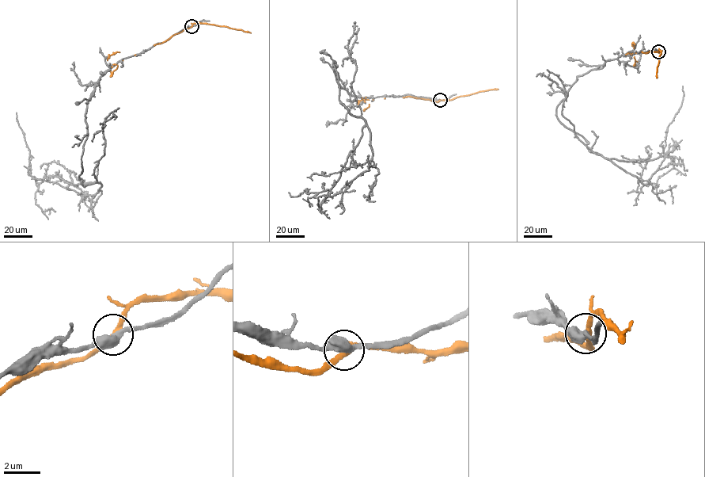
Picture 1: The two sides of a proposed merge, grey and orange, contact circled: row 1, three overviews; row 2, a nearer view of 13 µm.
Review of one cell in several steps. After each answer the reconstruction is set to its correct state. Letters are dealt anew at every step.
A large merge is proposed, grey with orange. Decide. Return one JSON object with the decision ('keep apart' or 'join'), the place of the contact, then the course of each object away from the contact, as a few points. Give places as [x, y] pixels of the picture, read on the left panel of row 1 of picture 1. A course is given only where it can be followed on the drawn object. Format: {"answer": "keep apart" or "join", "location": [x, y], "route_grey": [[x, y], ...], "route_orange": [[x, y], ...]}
{"answer": "keep apart", "location": [191, 26], "route_grey": [[191, 26], [119, 61], [94, 86], [87, 103], [78, 177], [84, 186], [99, 183], [34, 178], [16, 112]], "route_orange": [[191, 26], [135, 55], [115, 52], [107, 59], [111, 67]]}

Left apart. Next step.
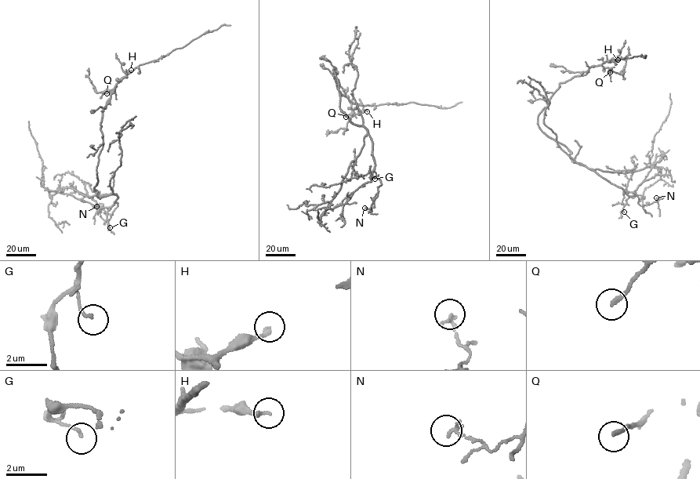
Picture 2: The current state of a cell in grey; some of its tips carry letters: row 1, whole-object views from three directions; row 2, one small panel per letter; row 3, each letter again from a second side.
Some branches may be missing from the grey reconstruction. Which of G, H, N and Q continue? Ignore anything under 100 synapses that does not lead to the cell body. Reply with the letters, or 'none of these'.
none of these

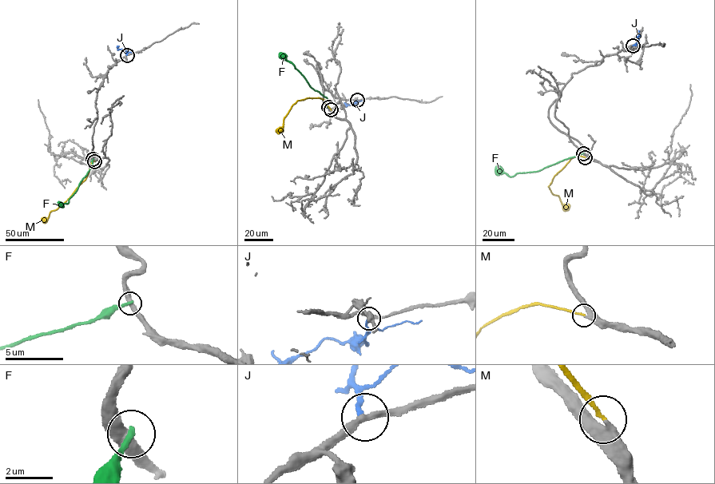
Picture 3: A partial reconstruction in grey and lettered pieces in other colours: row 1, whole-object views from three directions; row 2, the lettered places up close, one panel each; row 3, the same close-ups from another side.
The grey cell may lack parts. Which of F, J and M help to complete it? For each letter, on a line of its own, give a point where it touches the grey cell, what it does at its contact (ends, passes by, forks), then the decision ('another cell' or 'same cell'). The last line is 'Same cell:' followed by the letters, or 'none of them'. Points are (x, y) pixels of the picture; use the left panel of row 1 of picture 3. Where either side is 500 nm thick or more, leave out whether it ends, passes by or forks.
F: (93, 159) | it ends | another cell
J: (127, 55) | it ends | another cell
M: (94, 161) | it ends | same cell
Same cell: M

